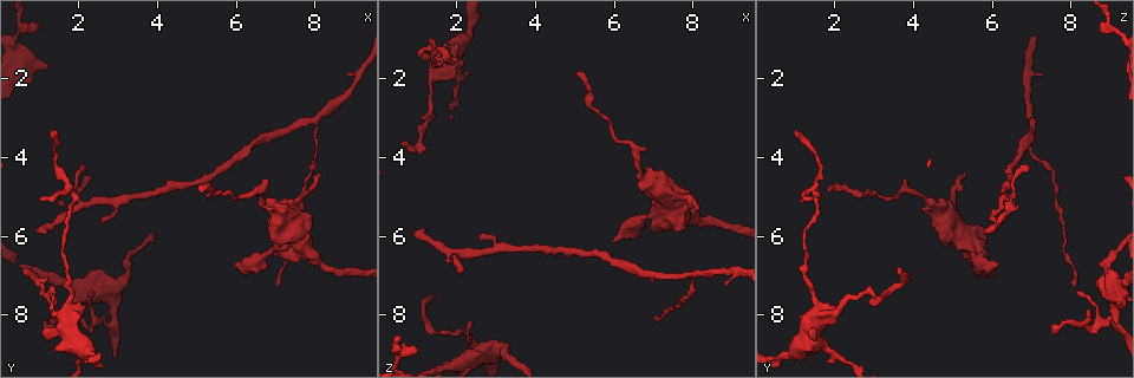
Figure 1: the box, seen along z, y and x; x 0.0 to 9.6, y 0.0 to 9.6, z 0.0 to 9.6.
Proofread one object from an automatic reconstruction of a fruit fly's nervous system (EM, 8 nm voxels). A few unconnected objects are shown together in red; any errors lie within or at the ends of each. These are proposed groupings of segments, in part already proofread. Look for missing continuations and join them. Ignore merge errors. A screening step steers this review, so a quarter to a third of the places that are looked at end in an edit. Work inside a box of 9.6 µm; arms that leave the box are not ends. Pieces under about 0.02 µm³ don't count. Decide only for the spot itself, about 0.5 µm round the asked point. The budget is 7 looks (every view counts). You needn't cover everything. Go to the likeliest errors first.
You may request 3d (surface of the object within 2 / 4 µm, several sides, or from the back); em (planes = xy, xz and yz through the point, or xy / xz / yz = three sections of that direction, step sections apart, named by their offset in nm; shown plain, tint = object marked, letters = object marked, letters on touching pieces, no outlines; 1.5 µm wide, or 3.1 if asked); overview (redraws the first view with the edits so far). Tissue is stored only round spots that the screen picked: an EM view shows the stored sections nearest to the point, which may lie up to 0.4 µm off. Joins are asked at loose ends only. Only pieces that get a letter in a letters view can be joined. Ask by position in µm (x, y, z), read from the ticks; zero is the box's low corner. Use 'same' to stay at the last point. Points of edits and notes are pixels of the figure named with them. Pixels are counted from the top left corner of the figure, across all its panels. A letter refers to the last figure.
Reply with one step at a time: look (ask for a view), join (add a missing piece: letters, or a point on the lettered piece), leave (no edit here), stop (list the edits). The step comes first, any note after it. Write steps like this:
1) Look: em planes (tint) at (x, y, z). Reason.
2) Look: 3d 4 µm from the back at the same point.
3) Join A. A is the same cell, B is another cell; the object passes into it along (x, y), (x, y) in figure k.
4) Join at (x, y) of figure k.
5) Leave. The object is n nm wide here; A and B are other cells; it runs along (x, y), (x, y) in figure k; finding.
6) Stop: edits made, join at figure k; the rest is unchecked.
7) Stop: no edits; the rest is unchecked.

Look: em xy step 8 (tint) at (5.05, 4.80, 1.85).

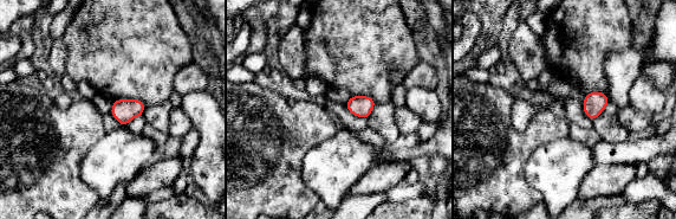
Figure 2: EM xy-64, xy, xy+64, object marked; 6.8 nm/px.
Look: em xy step 8 (letters) at the same point. What lies round it.

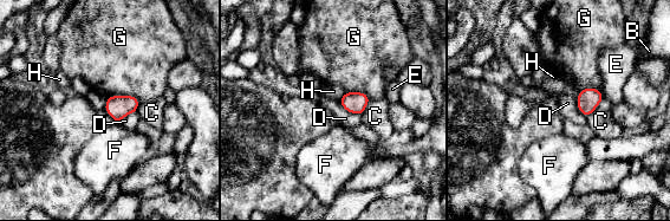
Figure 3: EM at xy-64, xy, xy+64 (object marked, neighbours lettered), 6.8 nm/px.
Leave. B, C, D, E, F, G and H are other cells; a border runs along (338, 101), (347, 111), (360, 116) in figure 3; no lettered piece goes on from it.

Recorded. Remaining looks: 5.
Look: 3d 4 µm from the back at (1.20, 5.85, 5.75).

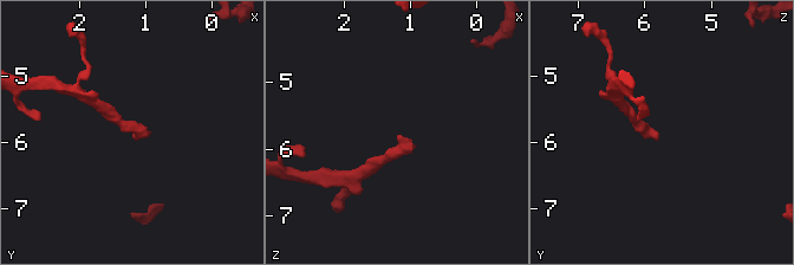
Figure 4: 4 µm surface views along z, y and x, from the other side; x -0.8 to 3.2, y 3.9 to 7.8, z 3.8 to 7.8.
Look: em planes (plain) at (1.20, 5.90, 5.75). Shape alone is not enough.

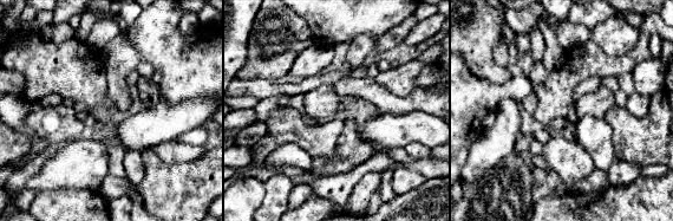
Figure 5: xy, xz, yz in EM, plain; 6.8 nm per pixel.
Look: em planes (letters) at the same point.

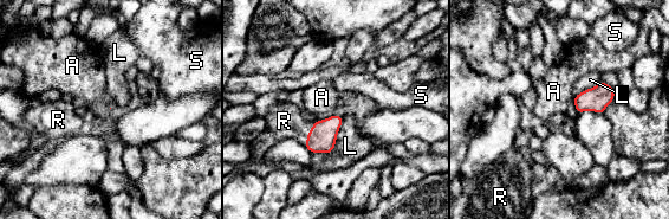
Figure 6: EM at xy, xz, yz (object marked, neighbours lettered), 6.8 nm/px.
Join R. R is the same cell, A, L and S are other cells; the object passes into it along (322, 137), (307, 134), (284, 121) in figure 6; the neuron continues.

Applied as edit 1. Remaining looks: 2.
Stop: edits made, join at figure 6; the rest is unchecked.

